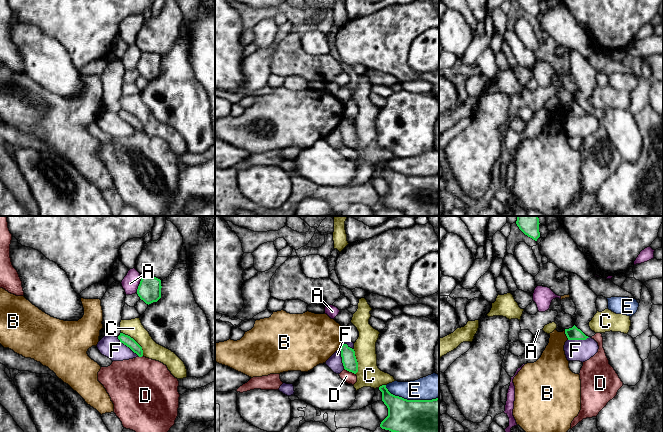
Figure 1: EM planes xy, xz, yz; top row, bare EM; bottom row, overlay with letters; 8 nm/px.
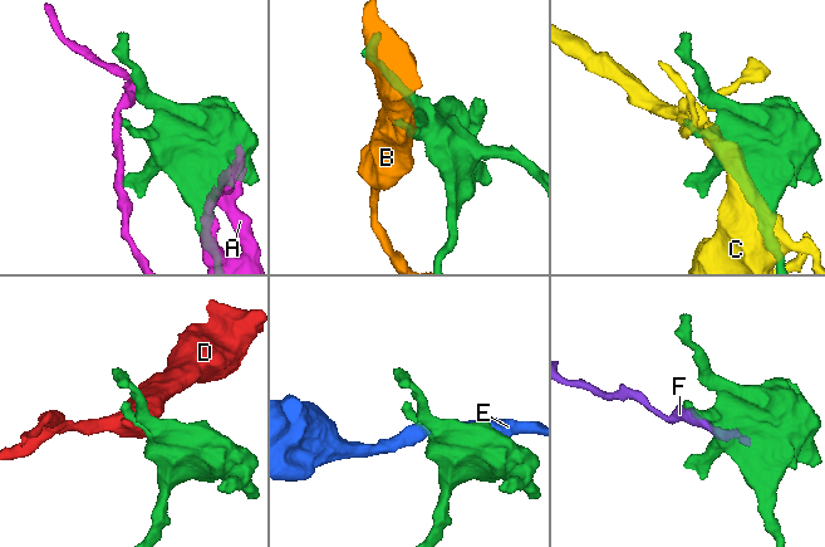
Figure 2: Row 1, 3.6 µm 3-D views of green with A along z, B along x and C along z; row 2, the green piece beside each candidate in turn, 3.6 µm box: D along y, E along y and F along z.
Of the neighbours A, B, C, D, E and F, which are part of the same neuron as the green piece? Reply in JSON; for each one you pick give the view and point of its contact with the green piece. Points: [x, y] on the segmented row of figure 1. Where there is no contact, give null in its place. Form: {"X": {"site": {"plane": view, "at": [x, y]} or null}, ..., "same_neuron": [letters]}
{"same_neuron": []}

